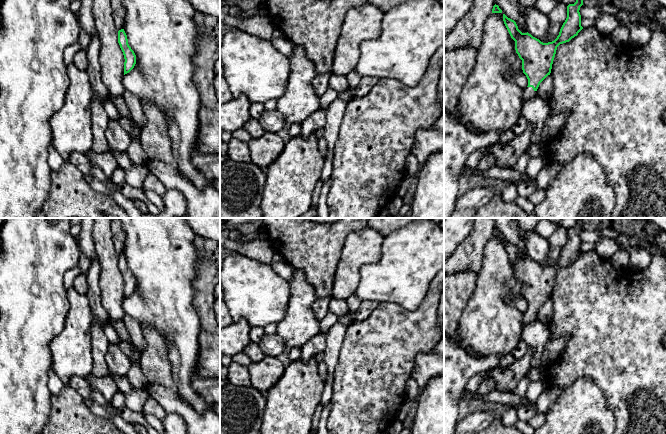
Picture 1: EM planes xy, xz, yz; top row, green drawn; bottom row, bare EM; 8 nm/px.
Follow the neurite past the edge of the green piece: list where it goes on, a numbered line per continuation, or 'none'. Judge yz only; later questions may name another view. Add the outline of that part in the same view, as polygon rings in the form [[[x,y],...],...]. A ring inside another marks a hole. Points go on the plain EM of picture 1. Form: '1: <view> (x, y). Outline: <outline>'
1: yz (529, 317). Outline: [[[526,311],[524,313],[524,318],[522,320],[522,329],[523,329],[524,326],[533,322],[536,319],[537,319],[537,315],[534,315],[532,311]]]

